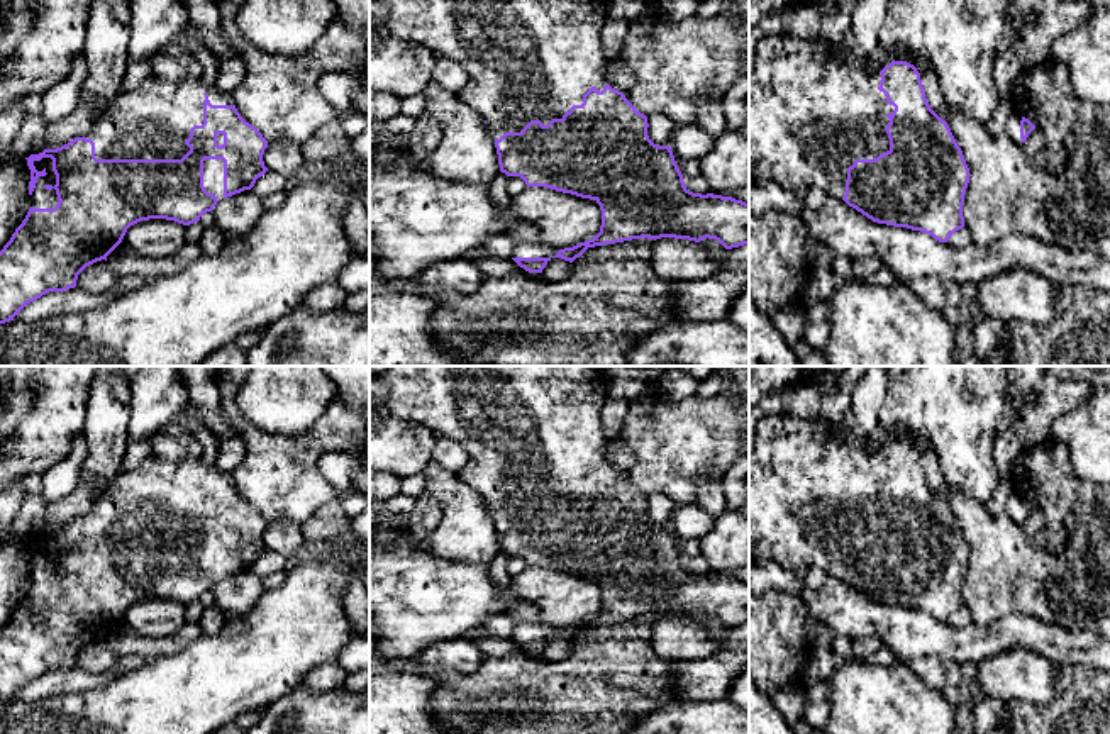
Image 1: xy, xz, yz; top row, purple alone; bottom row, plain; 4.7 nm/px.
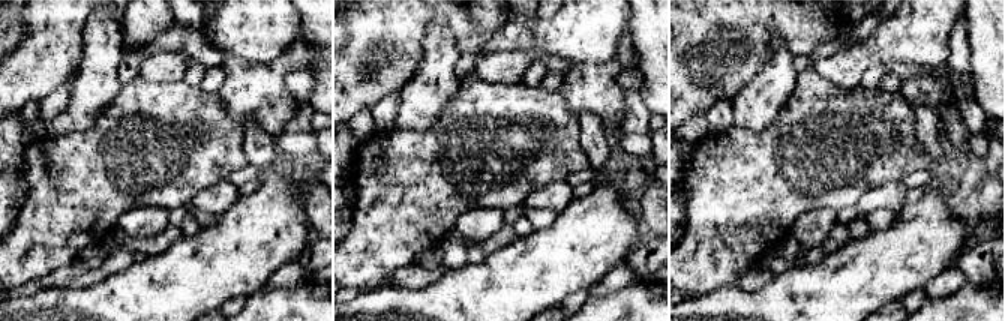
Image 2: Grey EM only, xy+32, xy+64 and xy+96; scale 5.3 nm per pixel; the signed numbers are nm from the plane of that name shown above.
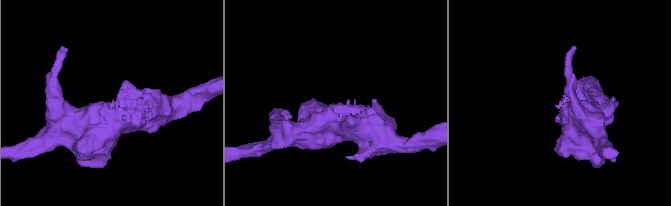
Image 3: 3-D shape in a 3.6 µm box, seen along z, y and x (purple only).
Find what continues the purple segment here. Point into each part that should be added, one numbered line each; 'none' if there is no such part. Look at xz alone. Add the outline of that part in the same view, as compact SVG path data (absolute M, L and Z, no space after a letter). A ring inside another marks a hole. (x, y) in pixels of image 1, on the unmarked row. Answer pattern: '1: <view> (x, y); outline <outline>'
1: xz (531, 433); outline M388 366L378 378L386 386L386 407L395 417L420 424L436 436L454 439L466 449L468 463L456 475L486 502L493 519L500 519L505 512L520 512L530 500L541 500L542 505L547 505L552 498L563 498L573 485L583 483L583 475L591 466L602 471L607 464L608 441L600 424L600 412L608 397L603 366Z

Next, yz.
1: yz (810, 495); outline M773 412L759 419L749 454L749 559L774 559L785 570L820 566L842 580L847 548L890 531L885 507L895 487L878 470L881 454L851 448L837 427Z

